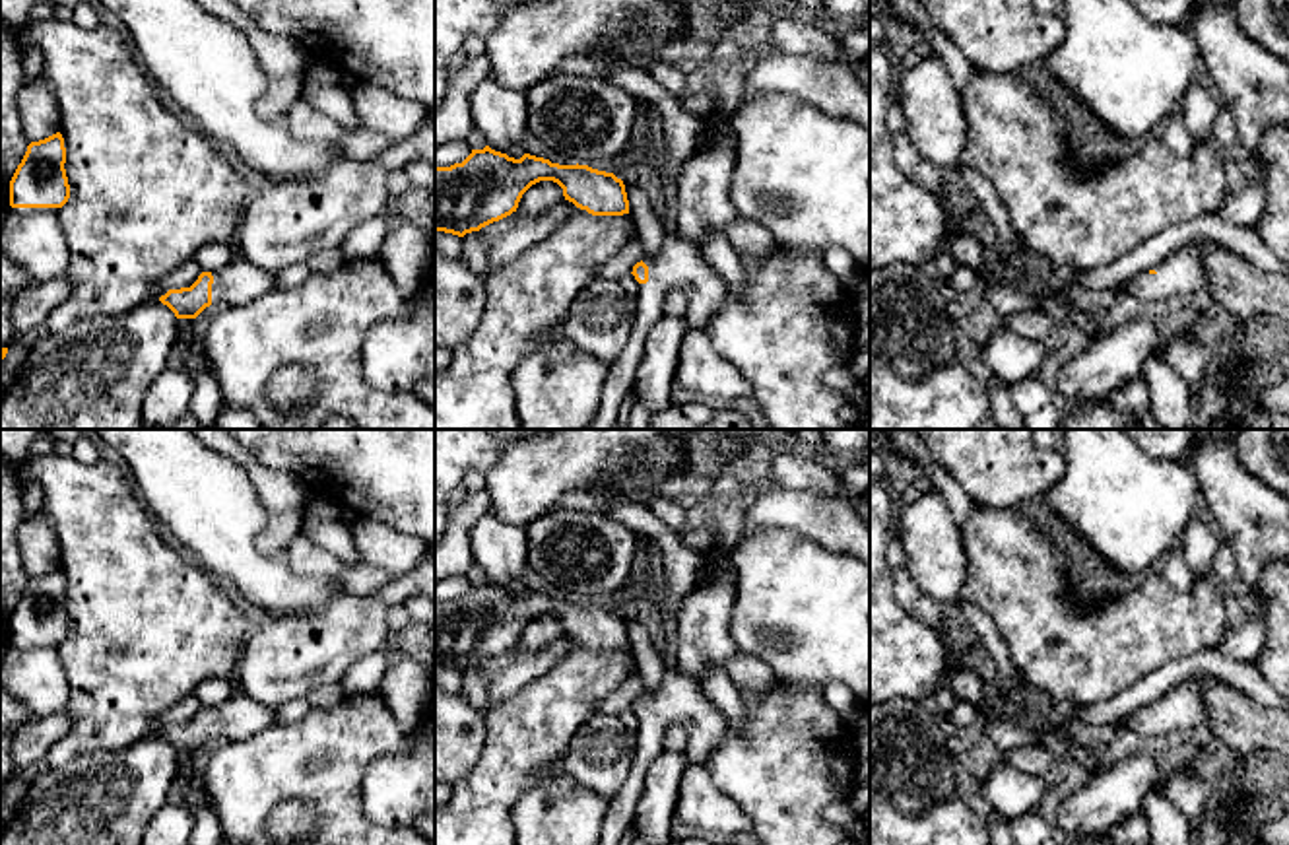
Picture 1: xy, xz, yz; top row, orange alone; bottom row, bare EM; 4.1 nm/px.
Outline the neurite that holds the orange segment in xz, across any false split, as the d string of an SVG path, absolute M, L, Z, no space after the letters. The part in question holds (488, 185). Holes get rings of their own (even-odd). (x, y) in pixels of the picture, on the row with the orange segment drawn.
M489 146L450 167L435 167L435 231L464 237L516 212L522 194L540 181L553 181L563 188L565 200L592 216L629 214L625 185L613 173L588 165L559 165L549 159L524 153L520 159L495 152Z

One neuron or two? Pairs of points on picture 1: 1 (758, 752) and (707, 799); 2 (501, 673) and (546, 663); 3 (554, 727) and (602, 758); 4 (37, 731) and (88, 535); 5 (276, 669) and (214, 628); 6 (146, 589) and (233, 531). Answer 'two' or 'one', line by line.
1: two
2: one
3: two
4: two
5: two
6: two

